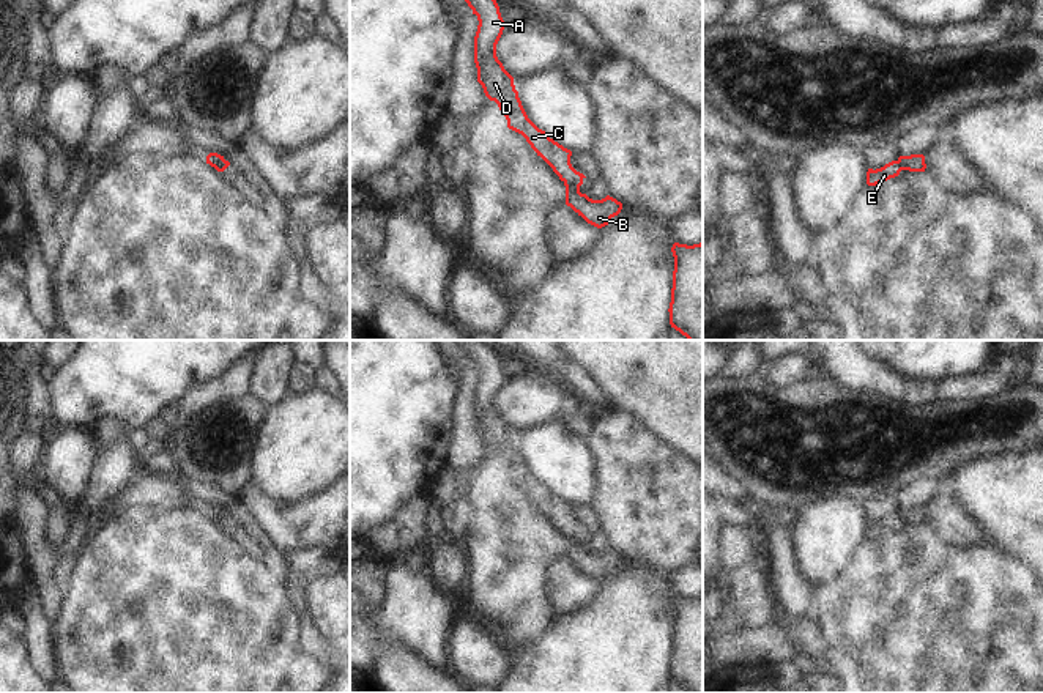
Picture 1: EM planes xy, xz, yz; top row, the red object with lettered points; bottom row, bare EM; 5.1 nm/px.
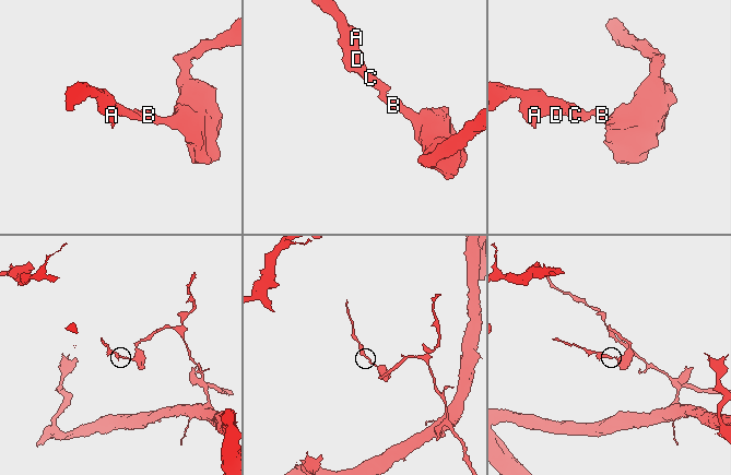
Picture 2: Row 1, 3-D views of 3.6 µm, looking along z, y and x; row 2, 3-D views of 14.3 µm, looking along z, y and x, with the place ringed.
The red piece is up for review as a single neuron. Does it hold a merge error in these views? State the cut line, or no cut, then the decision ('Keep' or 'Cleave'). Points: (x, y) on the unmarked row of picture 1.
Split along xz (564, 534), (579, 542). Cleave

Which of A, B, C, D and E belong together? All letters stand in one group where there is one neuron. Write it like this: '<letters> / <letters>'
A C D E / B

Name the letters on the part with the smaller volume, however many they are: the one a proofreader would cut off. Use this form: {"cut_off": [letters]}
{"cut_off": ["A", "C", "D", "E"]}

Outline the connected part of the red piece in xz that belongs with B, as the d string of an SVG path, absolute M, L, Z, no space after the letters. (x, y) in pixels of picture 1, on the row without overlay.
M566 537L566 558L570 559L588 576L602 581L611 575L622 562L622 556L607 548L602 553L592 553L581 547L578 540Z

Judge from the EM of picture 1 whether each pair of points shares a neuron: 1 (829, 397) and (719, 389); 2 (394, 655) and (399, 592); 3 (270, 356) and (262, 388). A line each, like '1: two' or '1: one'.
1: one
2: two
3: one

